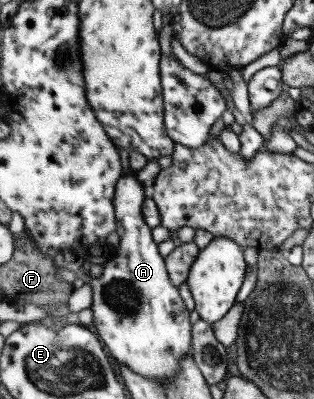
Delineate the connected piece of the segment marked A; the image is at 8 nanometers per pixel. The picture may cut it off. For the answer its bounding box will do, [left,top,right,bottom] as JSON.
[52,170,191,383]

